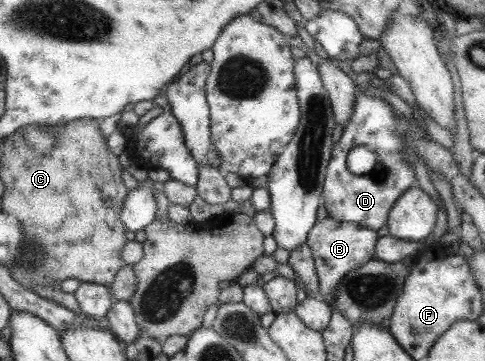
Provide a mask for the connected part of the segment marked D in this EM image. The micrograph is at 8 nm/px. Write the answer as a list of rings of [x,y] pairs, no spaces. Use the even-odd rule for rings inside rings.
[[[356,90],[356,104],[348,126],[340,131],[335,142],[334,157],[327,170],[326,188],[323,193],[328,216],[342,222],[353,222],[361,227],[378,231],[388,225],[391,209],[398,198],[415,182],[413,168],[407,160],[403,140],[395,126],[391,106],[383,99]],[[357,146],[366,146],[377,156],[376,166],[370,172],[355,175],[347,167],[349,152]]]

